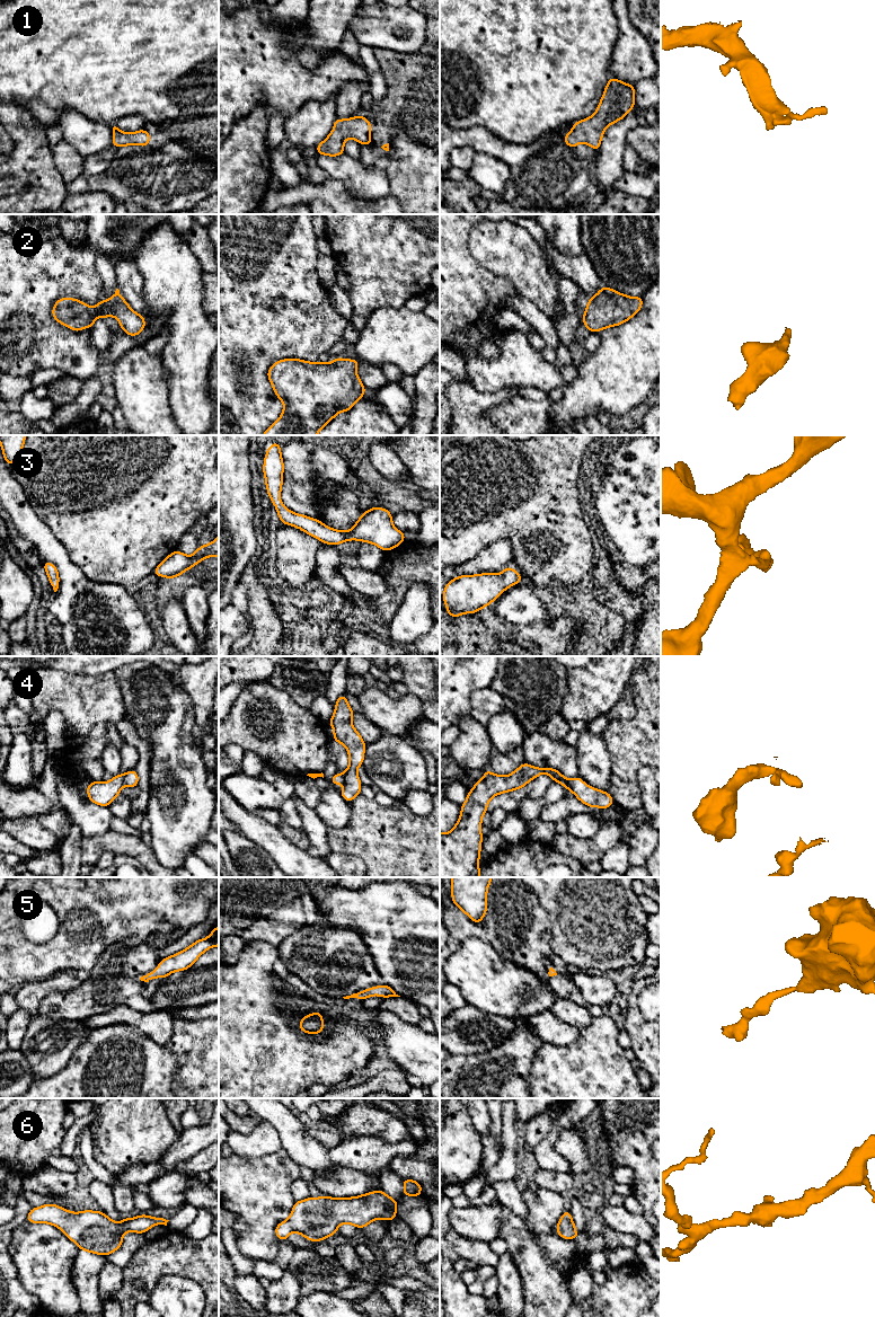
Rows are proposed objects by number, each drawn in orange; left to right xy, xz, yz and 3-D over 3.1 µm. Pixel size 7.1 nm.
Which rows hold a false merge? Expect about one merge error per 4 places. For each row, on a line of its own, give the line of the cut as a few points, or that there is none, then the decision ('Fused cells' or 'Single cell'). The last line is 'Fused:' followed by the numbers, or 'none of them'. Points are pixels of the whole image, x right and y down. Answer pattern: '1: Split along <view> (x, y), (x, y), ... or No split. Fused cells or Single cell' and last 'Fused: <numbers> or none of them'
1: No split. Single cell
2: No split. Single cell
3: No split. Single cell
4: Split along xz (343, 774), (345, 784). Fused cells
5: No split. Single cell
6: No split. Single cell
Fused: 4

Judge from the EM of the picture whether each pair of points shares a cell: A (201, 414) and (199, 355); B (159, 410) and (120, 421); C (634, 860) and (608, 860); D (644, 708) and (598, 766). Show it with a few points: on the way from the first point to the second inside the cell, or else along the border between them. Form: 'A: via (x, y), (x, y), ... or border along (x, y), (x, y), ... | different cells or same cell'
A: via (199, 399), (199, 370) | same cell
B: border along (118, 406), (127, 423) | different cells
C: border along (627, 841), (629, 865) | different cells
D: border along (600, 733), (606, 741), (611, 757), (611, 778) | different cells

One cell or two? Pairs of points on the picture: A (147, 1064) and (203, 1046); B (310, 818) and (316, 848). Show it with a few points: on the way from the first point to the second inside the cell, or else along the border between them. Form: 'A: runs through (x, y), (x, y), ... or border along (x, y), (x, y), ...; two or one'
A: border along (165, 1045), (176, 1055), (177, 1069), (173, 1080); two
B: runs through (312, 825), (316, 830), (316, 840); one

